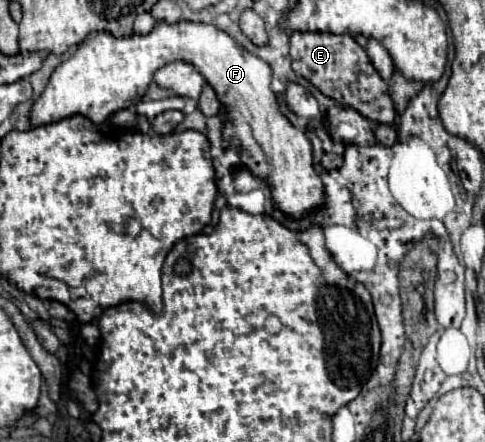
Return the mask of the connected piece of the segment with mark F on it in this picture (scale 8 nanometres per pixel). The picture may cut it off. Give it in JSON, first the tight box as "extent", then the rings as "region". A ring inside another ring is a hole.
{"extent":[31,21,323,219],"region":[[[157,21],[147,35],[113,37],[107,31],[87,35],[77,51],[53,71],[45,91],[31,109],[31,123],[45,125],[71,115],[85,115],[93,123],[103,123],[109,115],[125,109],[129,101],[139,101],[153,81],[153,73],[173,61],[191,63],[213,87],[225,109],[223,139],[229,149],[241,155],[243,167],[269,185],[277,209],[291,219],[303,219],[315,207],[323,207],[323,183],[313,169],[311,141],[281,113],[269,87],[271,67],[215,25]]]}

